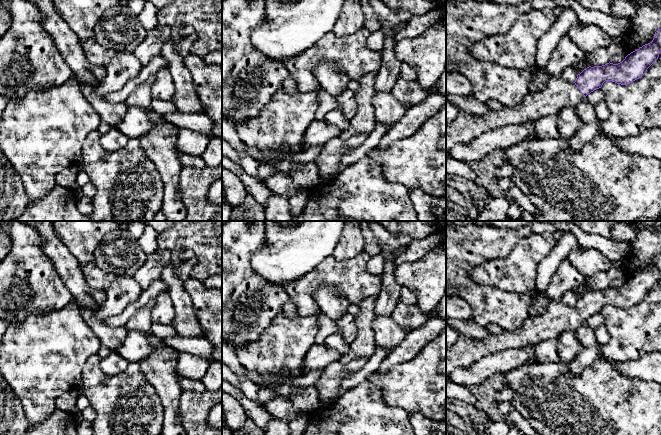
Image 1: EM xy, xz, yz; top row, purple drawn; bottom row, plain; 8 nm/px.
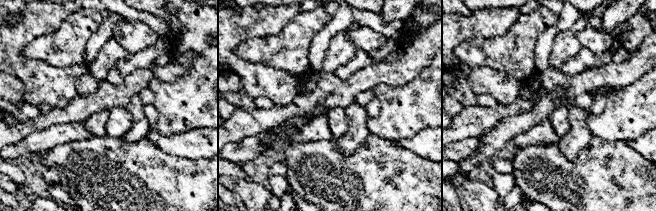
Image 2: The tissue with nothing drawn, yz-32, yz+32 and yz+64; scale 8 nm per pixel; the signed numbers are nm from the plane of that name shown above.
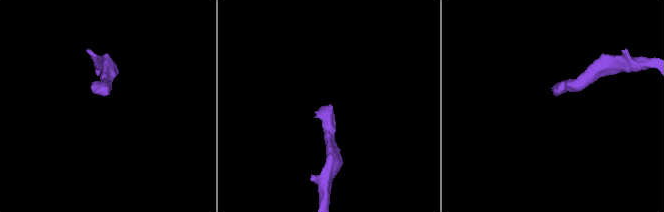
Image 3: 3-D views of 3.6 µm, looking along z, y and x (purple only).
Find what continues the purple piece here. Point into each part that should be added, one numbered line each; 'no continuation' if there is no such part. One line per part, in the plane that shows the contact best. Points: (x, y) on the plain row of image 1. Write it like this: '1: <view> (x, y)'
1: yz (558, 318)

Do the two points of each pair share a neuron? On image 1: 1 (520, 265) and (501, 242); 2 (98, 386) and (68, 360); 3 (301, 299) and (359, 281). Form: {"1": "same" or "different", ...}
{"1": "different", "2": "different", "3": "same"}

